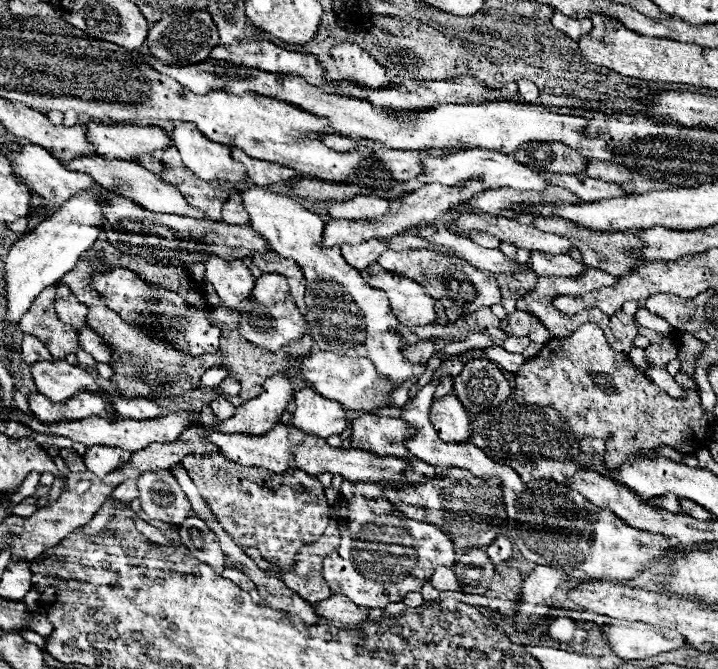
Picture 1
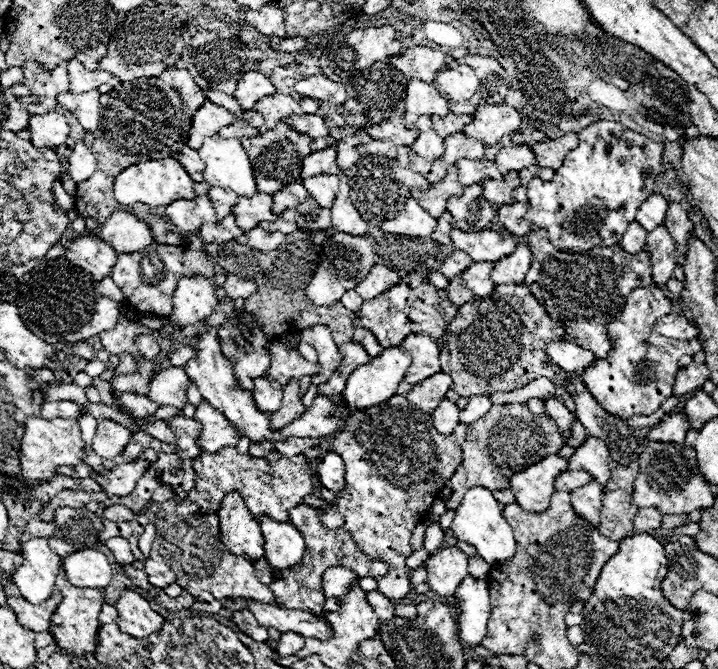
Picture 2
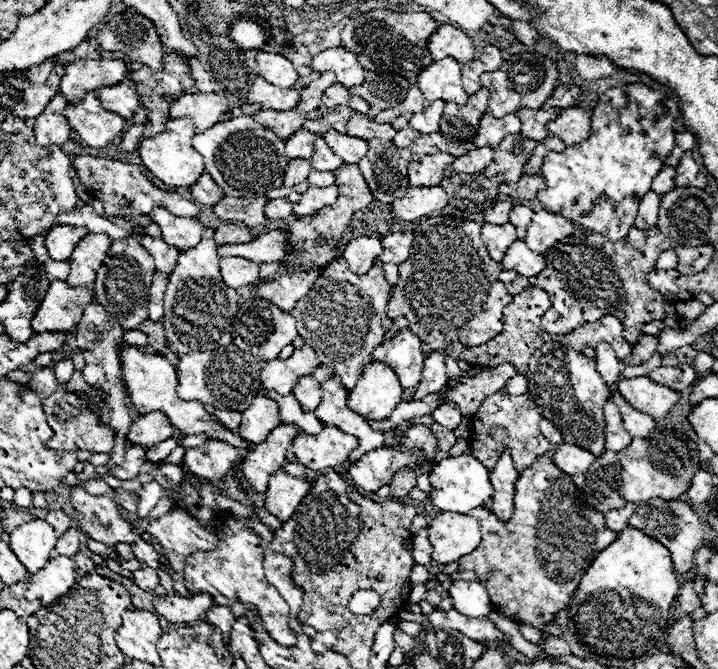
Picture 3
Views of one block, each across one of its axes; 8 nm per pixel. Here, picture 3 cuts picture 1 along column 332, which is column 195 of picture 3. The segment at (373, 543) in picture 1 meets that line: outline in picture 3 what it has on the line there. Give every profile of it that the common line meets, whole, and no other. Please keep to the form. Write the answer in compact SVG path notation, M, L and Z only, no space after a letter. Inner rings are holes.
M230 514L224 522L216 524L218 546L208 552L194 552L186 558L184 564L184 584L190 592L202 592L202 582L212 584L222 596L236 598L242 604L254 604L260 612L262 626L268 630L270 638L274 638L280 646L296 646L298 638L290 630L290 608L286 600L278 594L278 590L268 582L264 574L264 546L262 538L248 528L246 518Z

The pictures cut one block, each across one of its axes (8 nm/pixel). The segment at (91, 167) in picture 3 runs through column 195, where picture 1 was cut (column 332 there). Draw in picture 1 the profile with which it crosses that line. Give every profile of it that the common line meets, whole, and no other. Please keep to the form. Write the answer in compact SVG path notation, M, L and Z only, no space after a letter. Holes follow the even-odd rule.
M356 196L346 202L334 202L328 206L330 218L344 218L344 220L366 220L366 218L378 218L386 214L388 200L380 200L374 196Z

